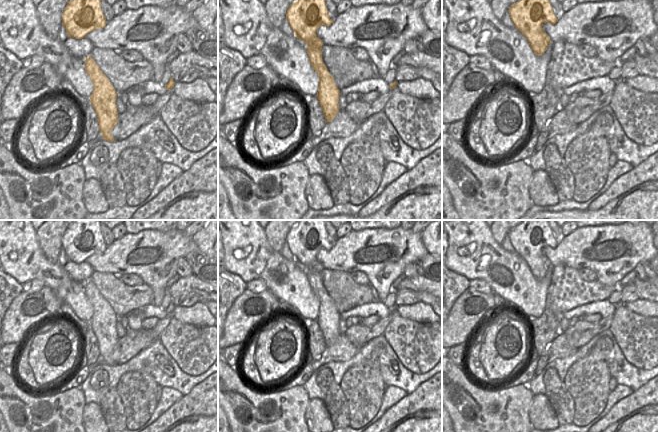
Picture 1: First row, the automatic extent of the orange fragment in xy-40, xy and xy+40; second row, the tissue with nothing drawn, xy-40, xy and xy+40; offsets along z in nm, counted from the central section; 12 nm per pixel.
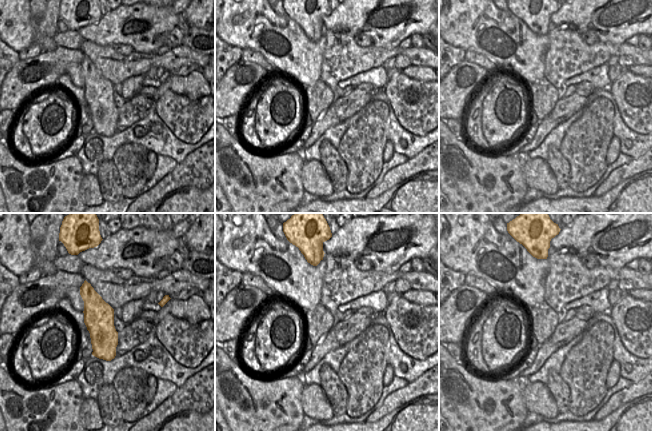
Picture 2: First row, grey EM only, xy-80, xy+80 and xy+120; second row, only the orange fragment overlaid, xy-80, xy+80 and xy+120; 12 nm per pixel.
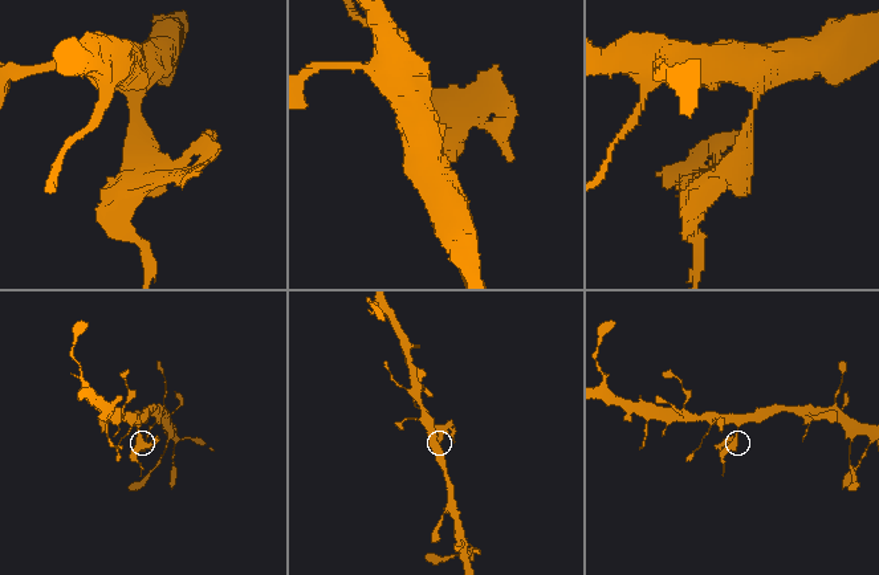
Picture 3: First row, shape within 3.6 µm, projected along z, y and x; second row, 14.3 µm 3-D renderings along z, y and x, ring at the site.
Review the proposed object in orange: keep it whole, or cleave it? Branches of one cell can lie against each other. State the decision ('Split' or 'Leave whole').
Split

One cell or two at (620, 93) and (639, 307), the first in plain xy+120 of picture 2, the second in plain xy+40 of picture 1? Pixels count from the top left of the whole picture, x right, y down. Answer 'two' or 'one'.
two

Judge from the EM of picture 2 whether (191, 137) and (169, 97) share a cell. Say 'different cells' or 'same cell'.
same cell

